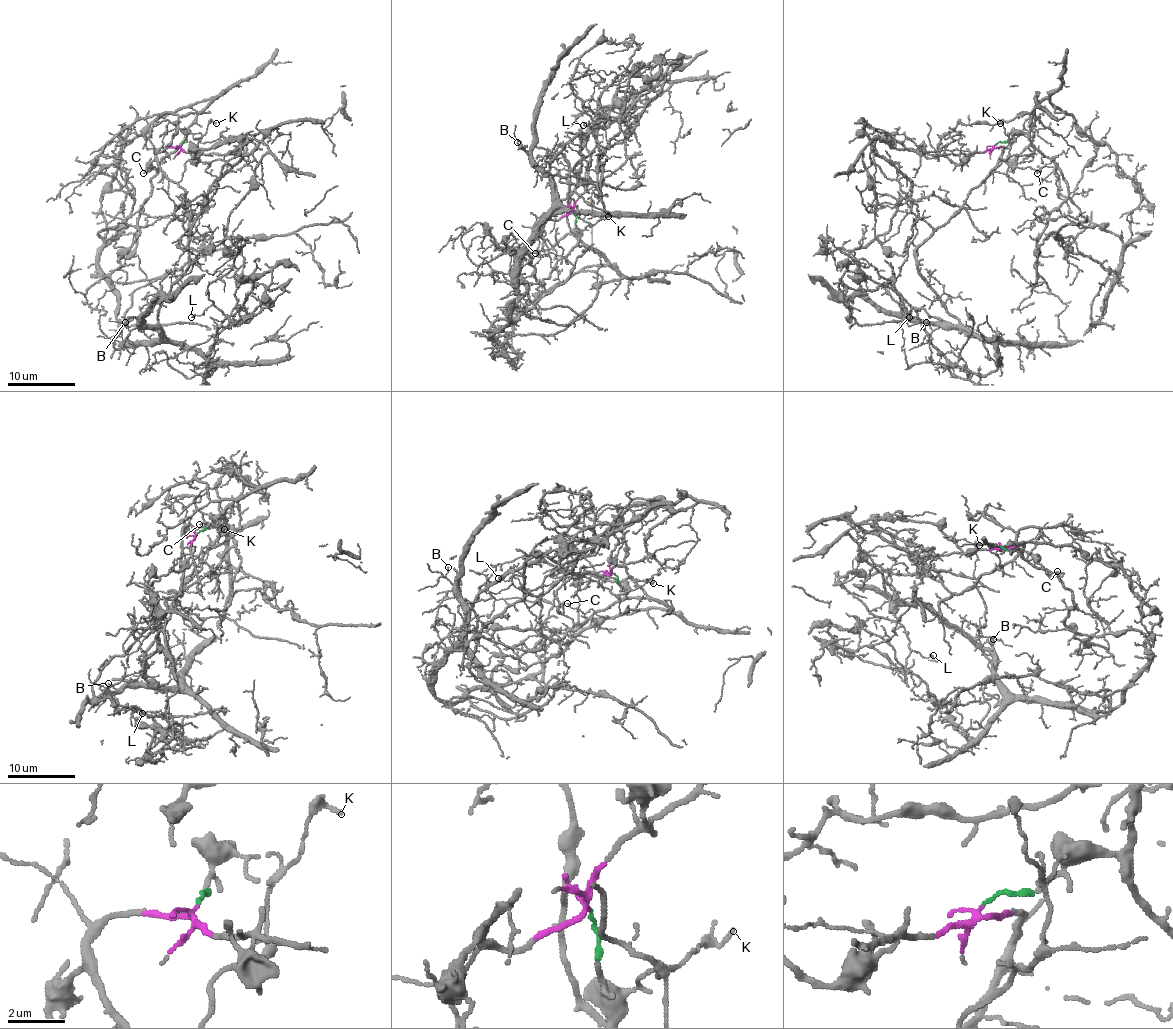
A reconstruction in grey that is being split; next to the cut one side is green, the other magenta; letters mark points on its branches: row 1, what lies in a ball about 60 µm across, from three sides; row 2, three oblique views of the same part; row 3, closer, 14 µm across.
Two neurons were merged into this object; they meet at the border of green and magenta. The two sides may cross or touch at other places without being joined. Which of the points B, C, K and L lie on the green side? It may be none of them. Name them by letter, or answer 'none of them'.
none of them

